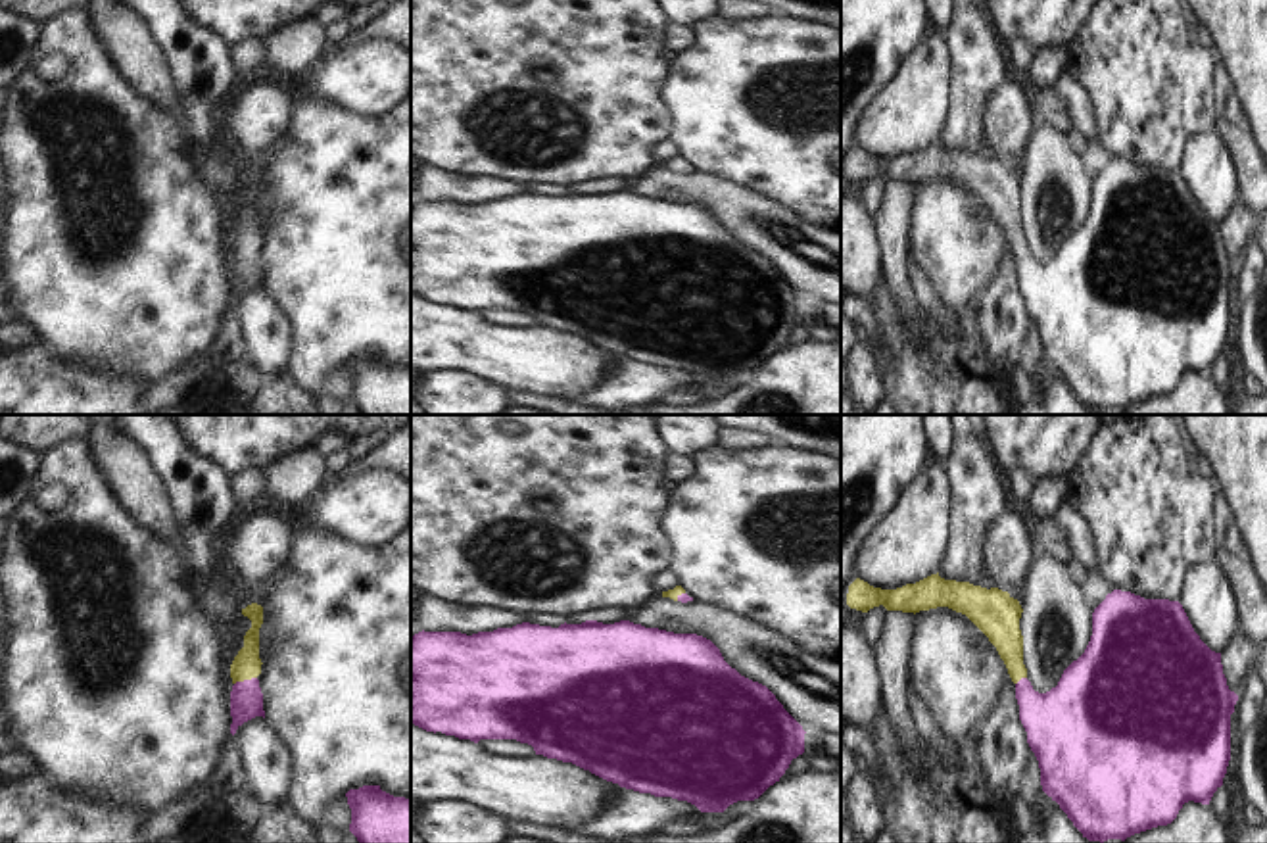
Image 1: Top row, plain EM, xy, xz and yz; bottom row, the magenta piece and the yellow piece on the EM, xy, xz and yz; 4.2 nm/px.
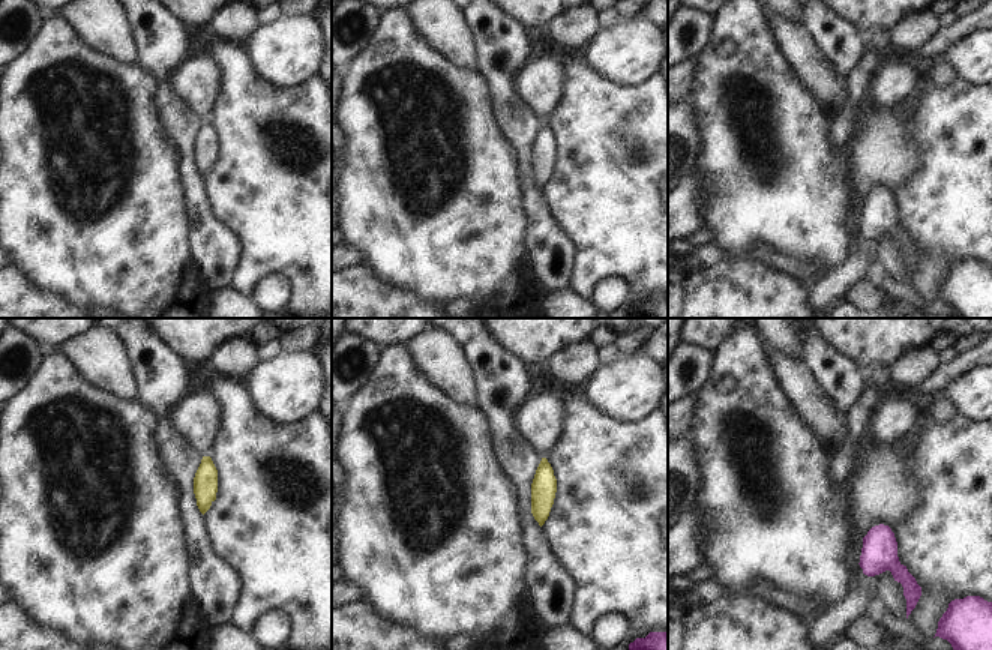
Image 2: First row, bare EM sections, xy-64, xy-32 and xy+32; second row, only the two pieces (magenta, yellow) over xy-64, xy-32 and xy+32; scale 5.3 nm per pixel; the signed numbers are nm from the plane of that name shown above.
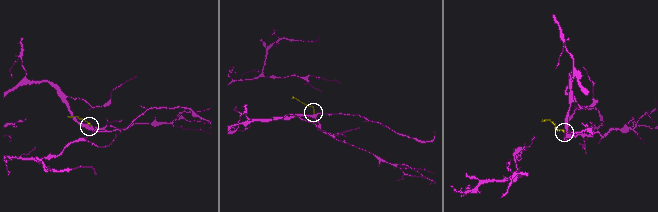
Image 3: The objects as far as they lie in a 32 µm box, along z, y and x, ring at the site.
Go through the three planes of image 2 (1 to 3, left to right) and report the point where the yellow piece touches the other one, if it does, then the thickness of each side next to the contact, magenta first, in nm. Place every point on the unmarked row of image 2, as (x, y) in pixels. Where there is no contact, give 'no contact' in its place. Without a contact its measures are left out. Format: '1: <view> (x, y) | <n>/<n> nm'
1: no contact
2: no contact
3: no contact

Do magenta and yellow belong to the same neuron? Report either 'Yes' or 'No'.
Yes

